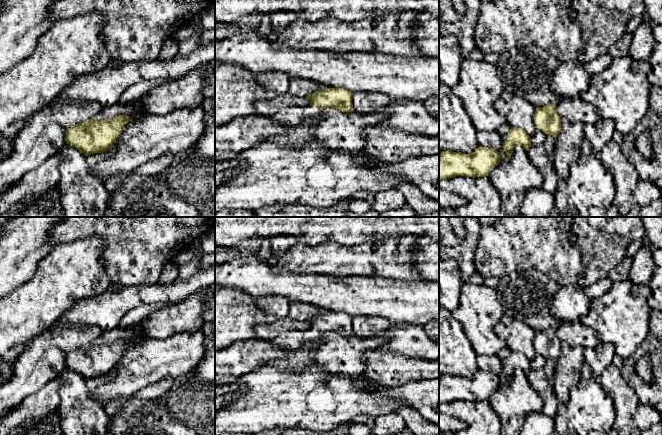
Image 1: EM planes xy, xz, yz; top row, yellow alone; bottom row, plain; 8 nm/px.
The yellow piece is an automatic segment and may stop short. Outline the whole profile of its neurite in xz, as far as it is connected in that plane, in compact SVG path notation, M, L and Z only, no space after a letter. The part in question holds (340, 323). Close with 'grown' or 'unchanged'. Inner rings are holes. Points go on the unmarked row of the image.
M327 312L325 314L317 315L314 318L307 319L310 328L305 331L291 331L282 332L277 337L272 339L273 344L281 348L284 356L267 362L264 367L277 368L279 370L294 370L302 371L314 365L317 348L319 347L320 334L326 332L334 332L341 336L354 335L352 329L351 315L344 312Z | grown

